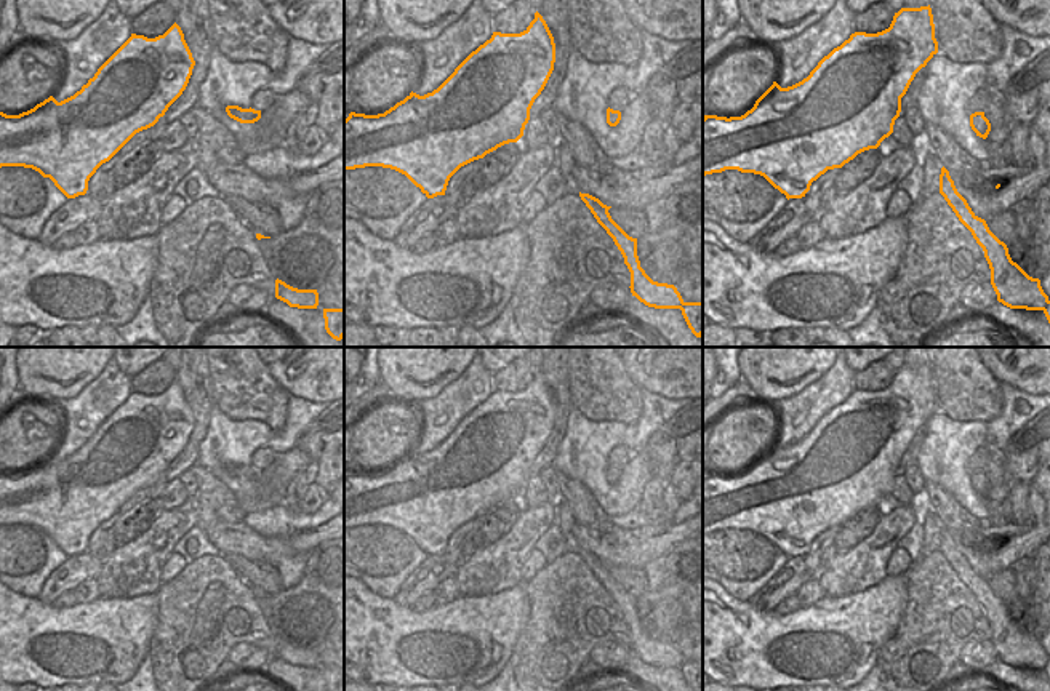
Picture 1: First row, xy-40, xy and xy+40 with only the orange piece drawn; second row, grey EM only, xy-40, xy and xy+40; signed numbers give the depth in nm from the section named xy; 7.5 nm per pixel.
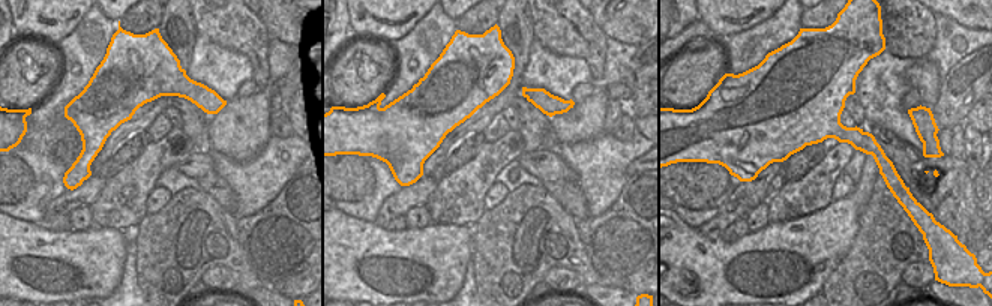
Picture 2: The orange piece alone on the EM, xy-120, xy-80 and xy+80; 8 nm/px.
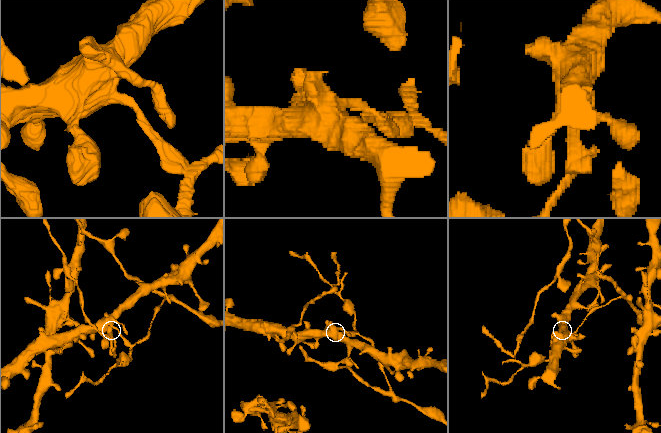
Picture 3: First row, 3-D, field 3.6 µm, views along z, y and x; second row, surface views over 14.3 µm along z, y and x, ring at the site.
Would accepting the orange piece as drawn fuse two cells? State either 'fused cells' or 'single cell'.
single cell

